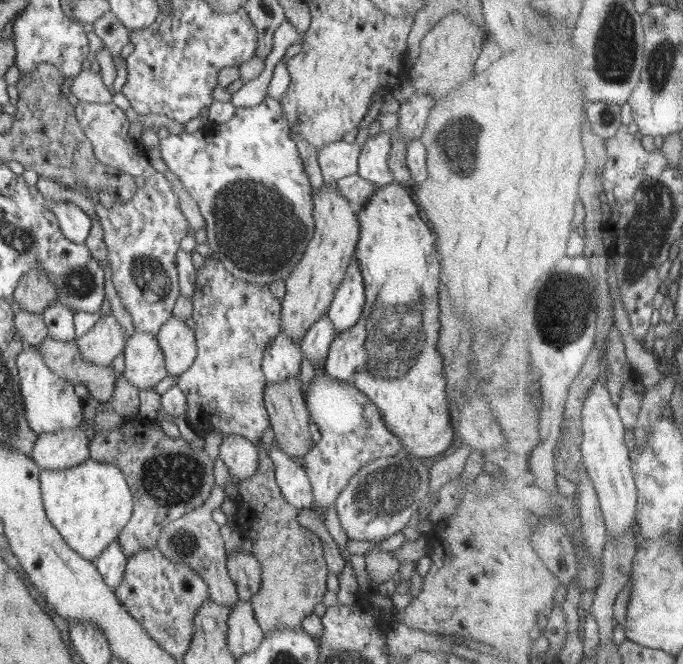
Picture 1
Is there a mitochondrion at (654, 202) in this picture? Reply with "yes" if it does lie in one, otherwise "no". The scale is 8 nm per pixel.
yes

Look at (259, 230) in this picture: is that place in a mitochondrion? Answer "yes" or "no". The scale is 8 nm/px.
yes

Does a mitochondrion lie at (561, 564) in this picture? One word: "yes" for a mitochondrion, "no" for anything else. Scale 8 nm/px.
no

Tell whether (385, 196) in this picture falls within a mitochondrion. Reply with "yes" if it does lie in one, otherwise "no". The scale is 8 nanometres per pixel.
no

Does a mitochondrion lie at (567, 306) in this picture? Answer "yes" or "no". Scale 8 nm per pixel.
yes

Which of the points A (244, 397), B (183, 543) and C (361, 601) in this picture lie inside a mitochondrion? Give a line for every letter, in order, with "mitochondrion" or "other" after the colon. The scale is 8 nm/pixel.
A: mitochondrion
B: mitochondrion
C: other

